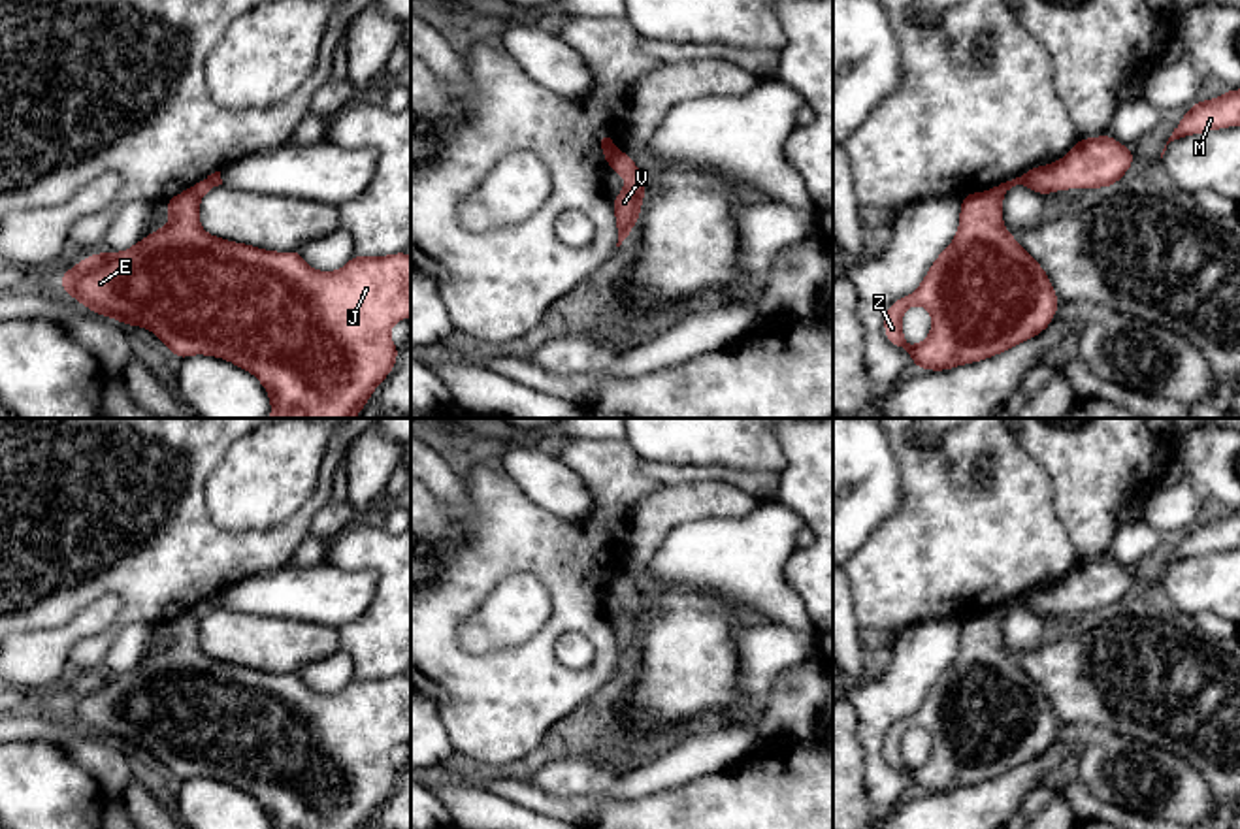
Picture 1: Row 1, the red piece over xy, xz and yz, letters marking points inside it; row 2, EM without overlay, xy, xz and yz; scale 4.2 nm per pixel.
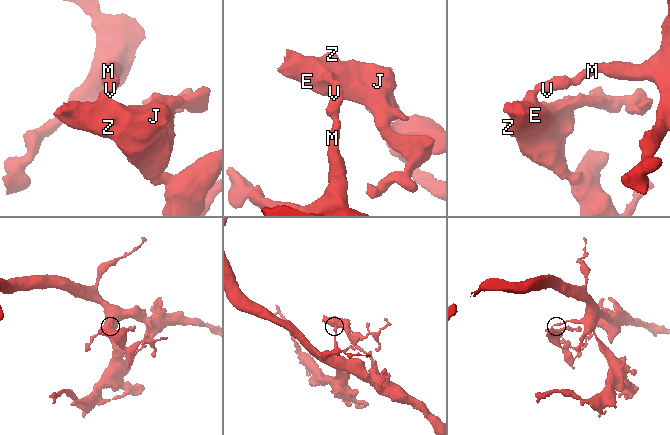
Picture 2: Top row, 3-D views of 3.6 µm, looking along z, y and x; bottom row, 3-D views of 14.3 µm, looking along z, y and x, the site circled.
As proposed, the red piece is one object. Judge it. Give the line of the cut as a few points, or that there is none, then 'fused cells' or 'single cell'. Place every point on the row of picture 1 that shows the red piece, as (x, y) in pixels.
cut xz (619, 151), (609, 164); fused cells

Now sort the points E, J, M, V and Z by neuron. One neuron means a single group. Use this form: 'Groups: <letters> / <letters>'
Groups: E J Z / M V

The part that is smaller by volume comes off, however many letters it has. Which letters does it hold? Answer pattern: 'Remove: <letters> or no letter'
Remove: E, J, Z

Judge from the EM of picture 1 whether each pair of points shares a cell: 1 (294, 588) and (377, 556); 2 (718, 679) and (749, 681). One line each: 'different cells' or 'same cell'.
1: different cells
2: different cells

